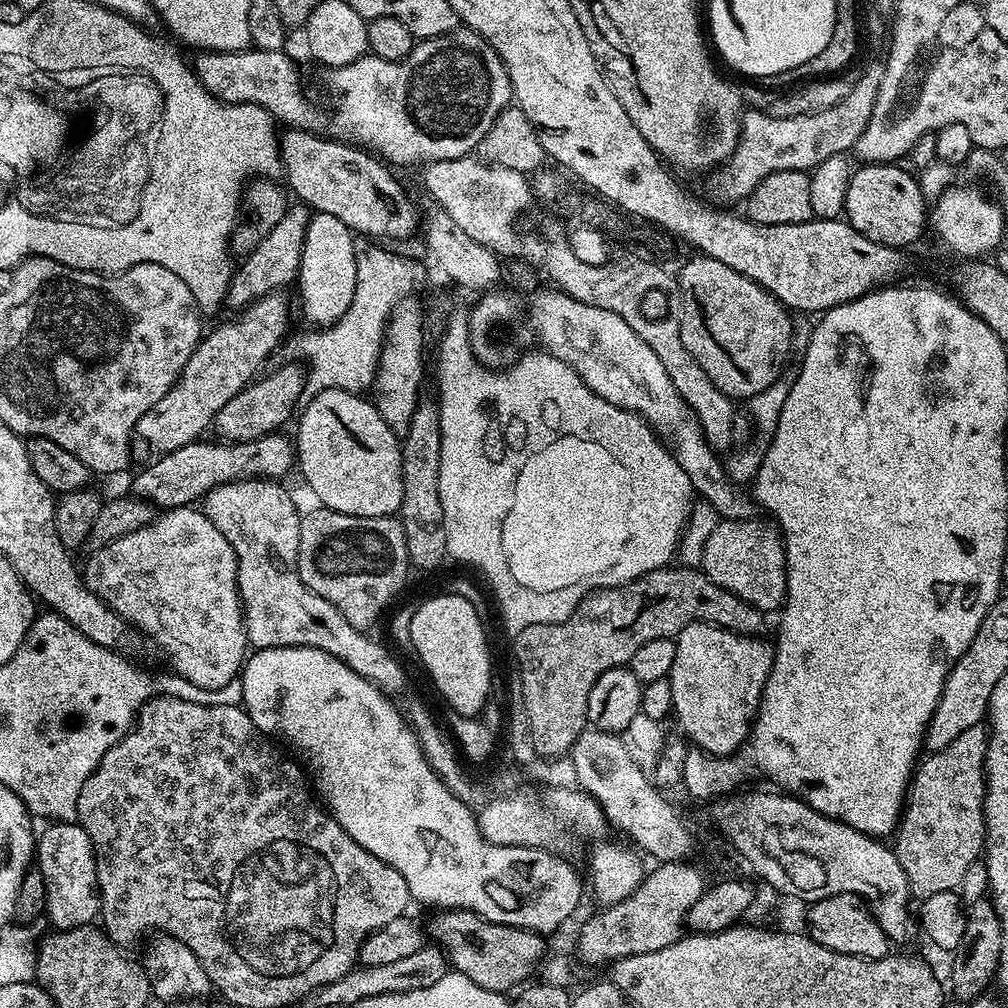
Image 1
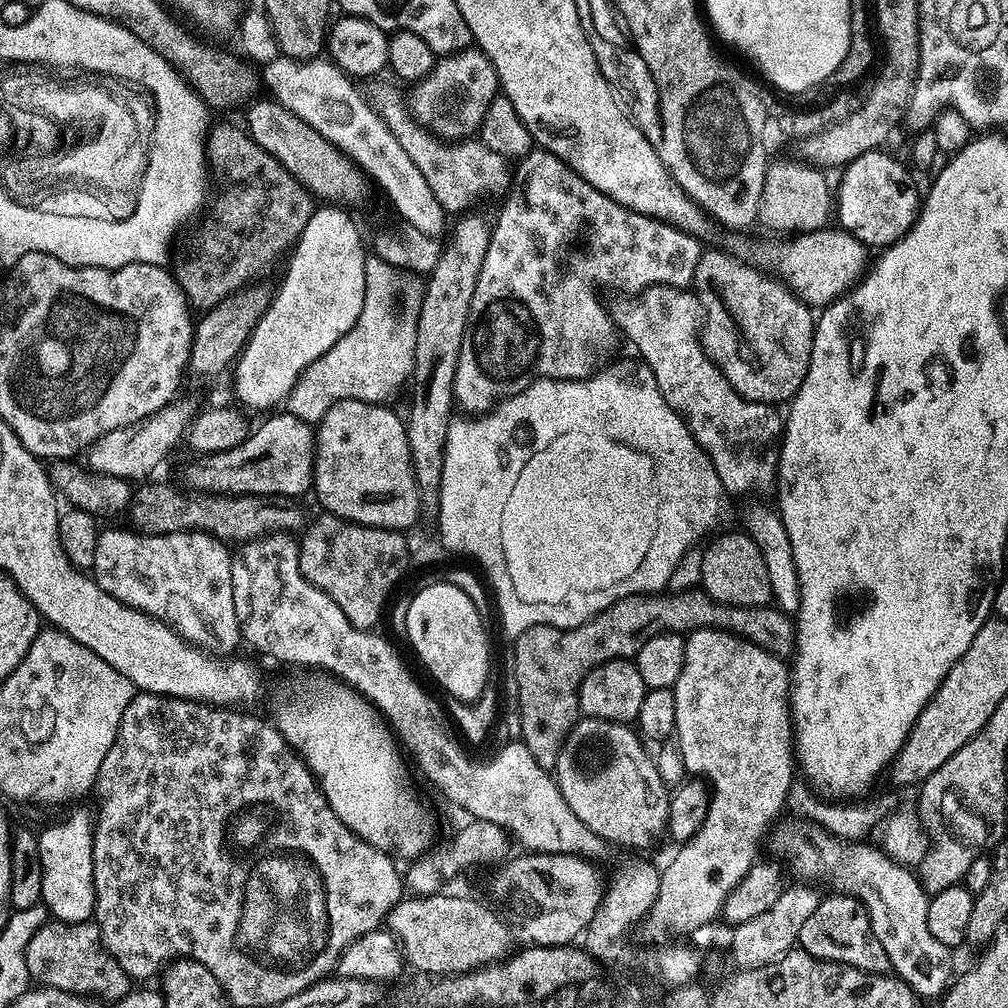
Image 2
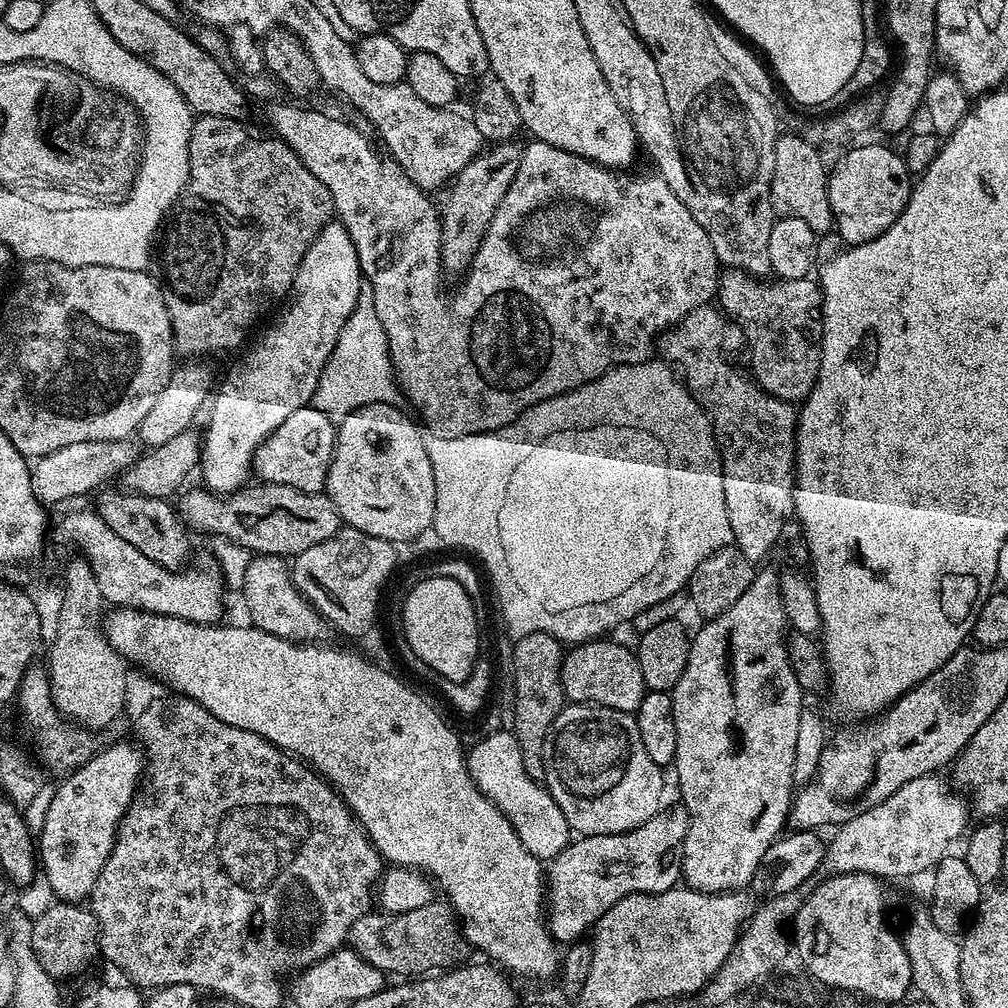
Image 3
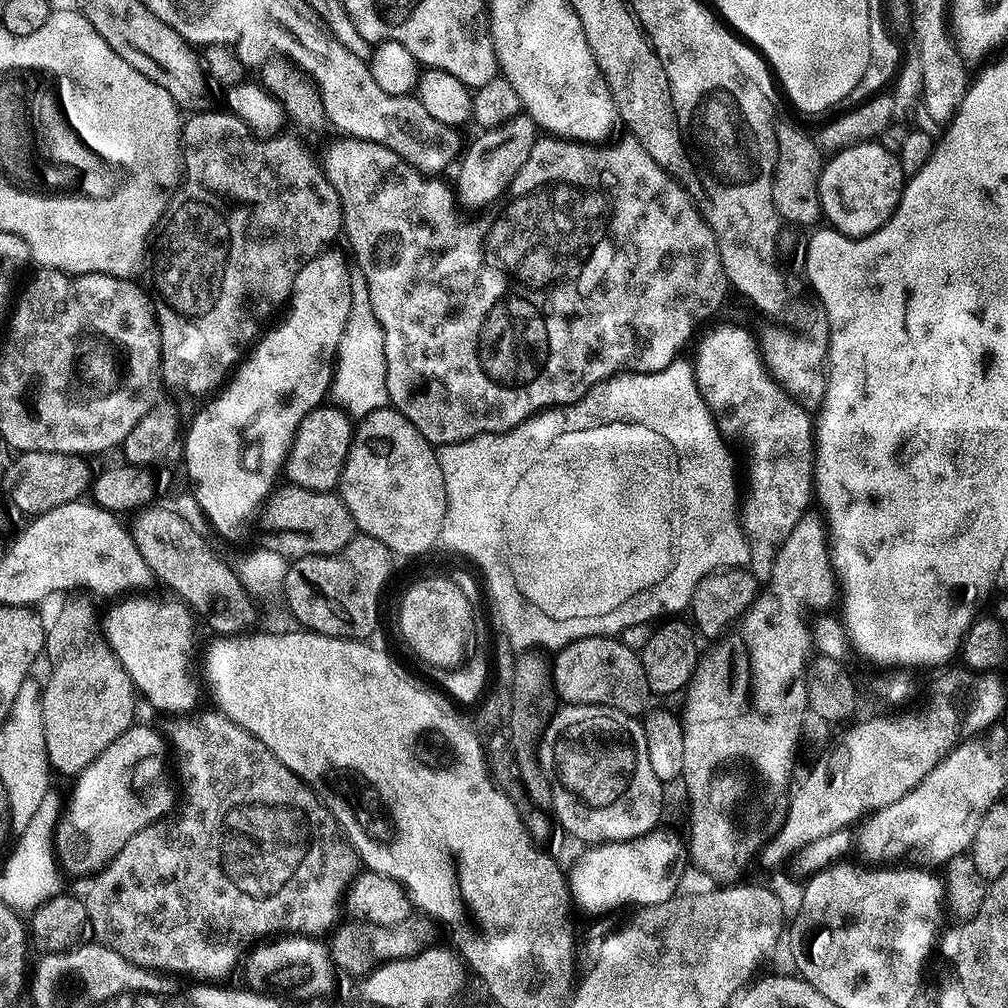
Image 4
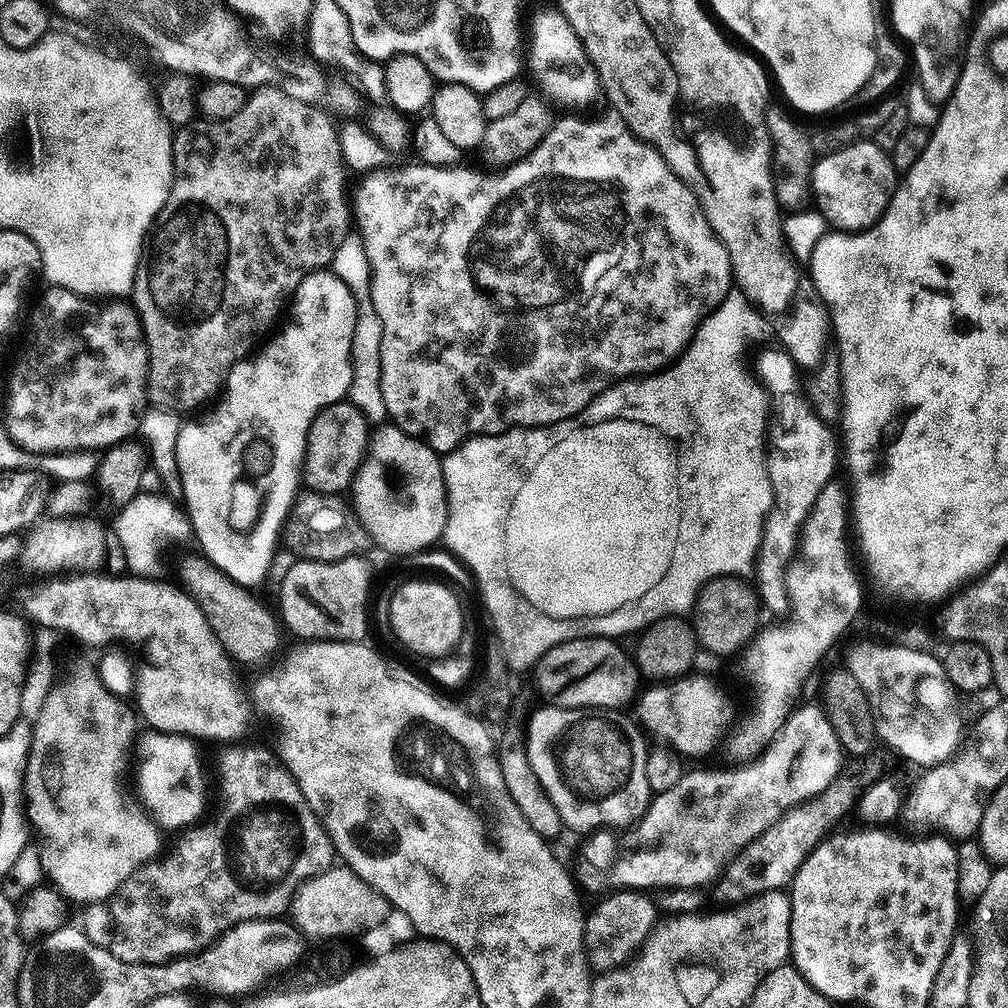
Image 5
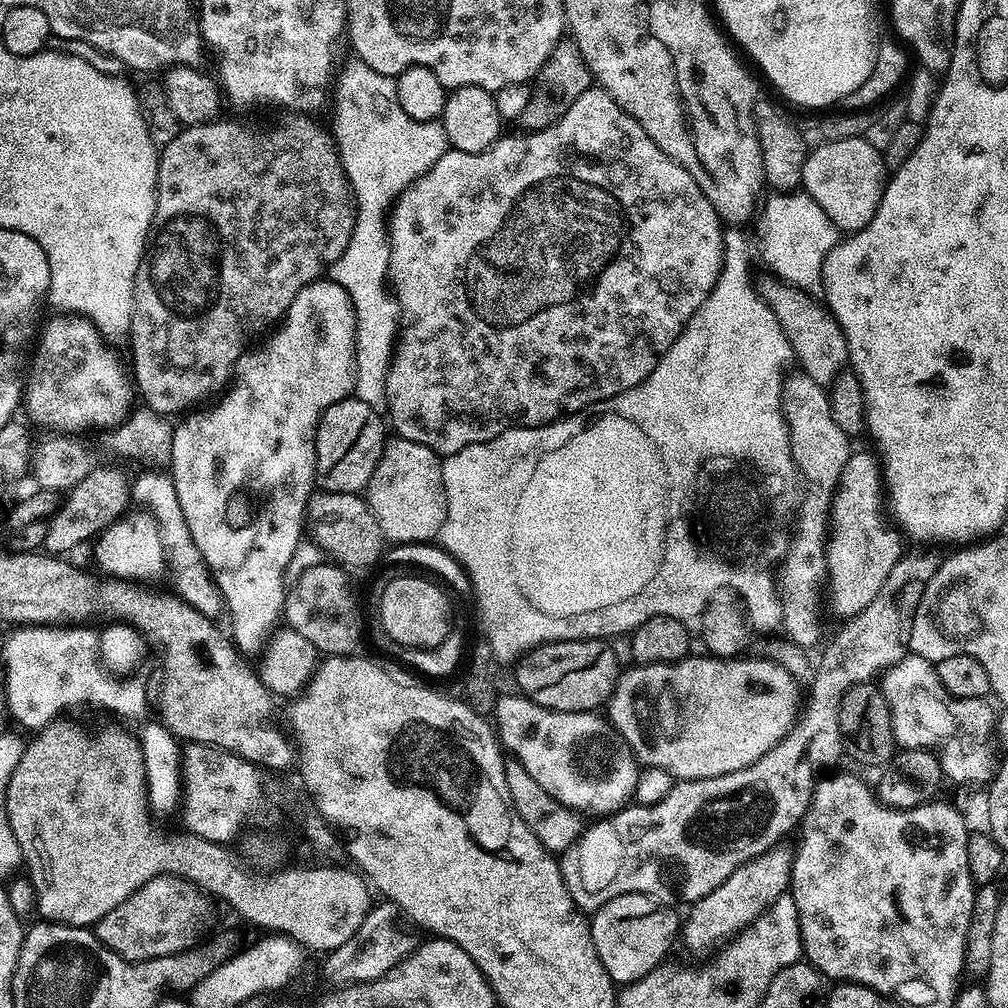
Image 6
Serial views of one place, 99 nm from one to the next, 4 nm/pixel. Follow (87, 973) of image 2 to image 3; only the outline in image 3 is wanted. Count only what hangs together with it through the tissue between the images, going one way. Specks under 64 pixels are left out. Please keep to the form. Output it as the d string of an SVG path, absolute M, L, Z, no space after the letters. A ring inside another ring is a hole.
M54 902L40 917L32 921L33 950L46 973L63 982L67 976L84 972L98 960L100 927L91 907L76 902Z

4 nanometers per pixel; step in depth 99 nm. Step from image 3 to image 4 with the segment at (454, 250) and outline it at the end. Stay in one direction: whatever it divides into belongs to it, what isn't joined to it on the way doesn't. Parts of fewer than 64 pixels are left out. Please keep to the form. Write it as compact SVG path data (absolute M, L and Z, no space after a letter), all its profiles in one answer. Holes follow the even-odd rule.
M521 114L510 118L510 122L502 122L502 126L485 128L479 135L469 148L467 145L463 149L454 190L463 203L465 200L468 204L488 206L504 195L508 186L514 182L518 170L526 166L526 158L530 158L530 150L534 150L538 139L538 129L531 117Z

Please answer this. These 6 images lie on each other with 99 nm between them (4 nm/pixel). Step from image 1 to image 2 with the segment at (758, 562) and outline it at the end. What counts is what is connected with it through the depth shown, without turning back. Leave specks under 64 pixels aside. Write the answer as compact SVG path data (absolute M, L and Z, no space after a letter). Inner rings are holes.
M739 531L720 536L703 549L699 587L723 604L758 608L772 600L770 578L766 574L766 562L762 562L762 550L747 531Z

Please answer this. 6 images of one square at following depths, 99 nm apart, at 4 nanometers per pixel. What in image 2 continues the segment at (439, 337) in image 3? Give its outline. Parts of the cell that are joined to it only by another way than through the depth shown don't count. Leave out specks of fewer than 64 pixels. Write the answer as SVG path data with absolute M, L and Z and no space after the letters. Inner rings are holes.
M543 150L529 152L515 165L514 183L507 189L503 200L504 205L500 208L500 217L497 218L496 224L494 220L492 236L488 239L488 253L480 267L478 282L474 286L474 298L470 302L470 314L468 315L468 331L460 347L460 357L456 366L452 394L455 407L459 411L461 408L461 413L464 414L483 414L495 408L506 397L523 390L530 383L530 377L533 374L539 378L550 378L551 380L584 380L593 375L601 367L599 364L615 350L616 336L618 337L616 321L612 319L611 311L607 307L604 309L603 302L596 297L595 284L605 284L608 288L625 288L628 291L625 293L628 294L639 294L656 284L666 284L669 288L684 290L692 284L694 270L698 266L702 251L701 241L691 236L689 232L683 232L675 224L669 224L666 220L640 214L614 202L614 198L594 190L594 186L590 186L590 182L582 179L566 162L562 162L554 154Z

